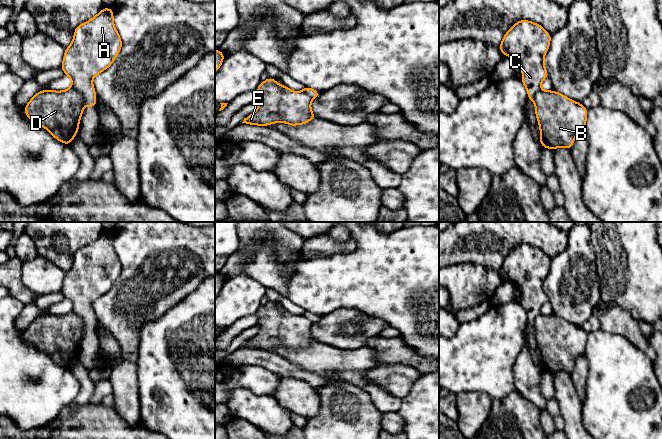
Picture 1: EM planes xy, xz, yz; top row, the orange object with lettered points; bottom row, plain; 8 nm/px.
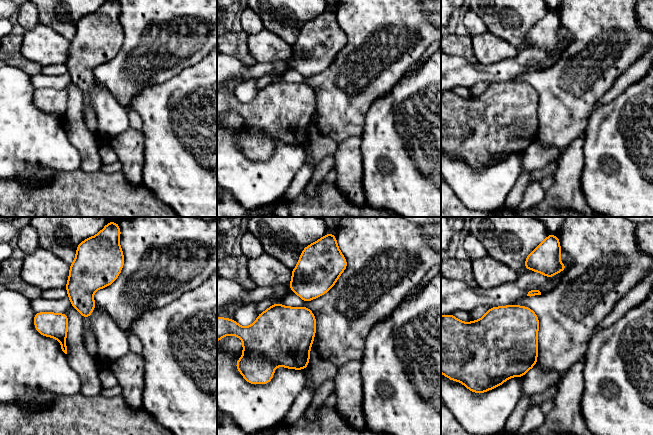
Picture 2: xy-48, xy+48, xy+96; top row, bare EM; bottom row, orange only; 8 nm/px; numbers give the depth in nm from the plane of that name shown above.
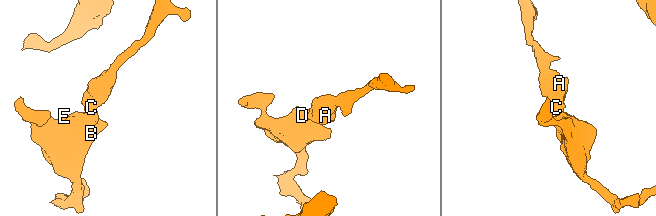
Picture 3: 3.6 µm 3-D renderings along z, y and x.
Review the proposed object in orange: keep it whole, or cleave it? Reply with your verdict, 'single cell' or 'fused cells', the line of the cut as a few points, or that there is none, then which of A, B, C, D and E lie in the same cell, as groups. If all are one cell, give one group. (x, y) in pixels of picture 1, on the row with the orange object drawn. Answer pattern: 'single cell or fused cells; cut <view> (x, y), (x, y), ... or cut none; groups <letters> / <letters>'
fused cells; cut xy (71, 87), (75, 88), (82, 95), (84, 103); groups A C / B D E

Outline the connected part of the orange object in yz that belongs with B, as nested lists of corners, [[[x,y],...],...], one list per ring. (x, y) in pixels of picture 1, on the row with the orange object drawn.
[[[540,89],[534,102],[541,147],[570,150],[577,134],[585,131],[588,109],[554,90]]]

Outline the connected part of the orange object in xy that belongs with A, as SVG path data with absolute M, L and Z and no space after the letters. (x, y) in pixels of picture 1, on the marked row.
M103 8L95 17L77 26L61 66L70 77L72 88L83 95L85 106L92 108L97 103L92 79L110 67L122 48L113 16L112 8Z

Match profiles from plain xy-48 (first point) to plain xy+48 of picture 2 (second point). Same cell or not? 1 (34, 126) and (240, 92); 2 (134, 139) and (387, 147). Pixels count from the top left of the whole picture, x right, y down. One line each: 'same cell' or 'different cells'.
1: different cells
2: different cells

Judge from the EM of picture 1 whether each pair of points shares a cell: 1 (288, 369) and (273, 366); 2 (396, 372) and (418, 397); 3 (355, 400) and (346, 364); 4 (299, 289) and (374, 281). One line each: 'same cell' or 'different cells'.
1: same cell
2: different cells
3: different cells
4: same cell

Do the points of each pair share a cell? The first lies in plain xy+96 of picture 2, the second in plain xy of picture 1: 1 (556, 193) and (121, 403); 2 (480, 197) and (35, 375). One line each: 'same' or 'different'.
1: same
2: same

